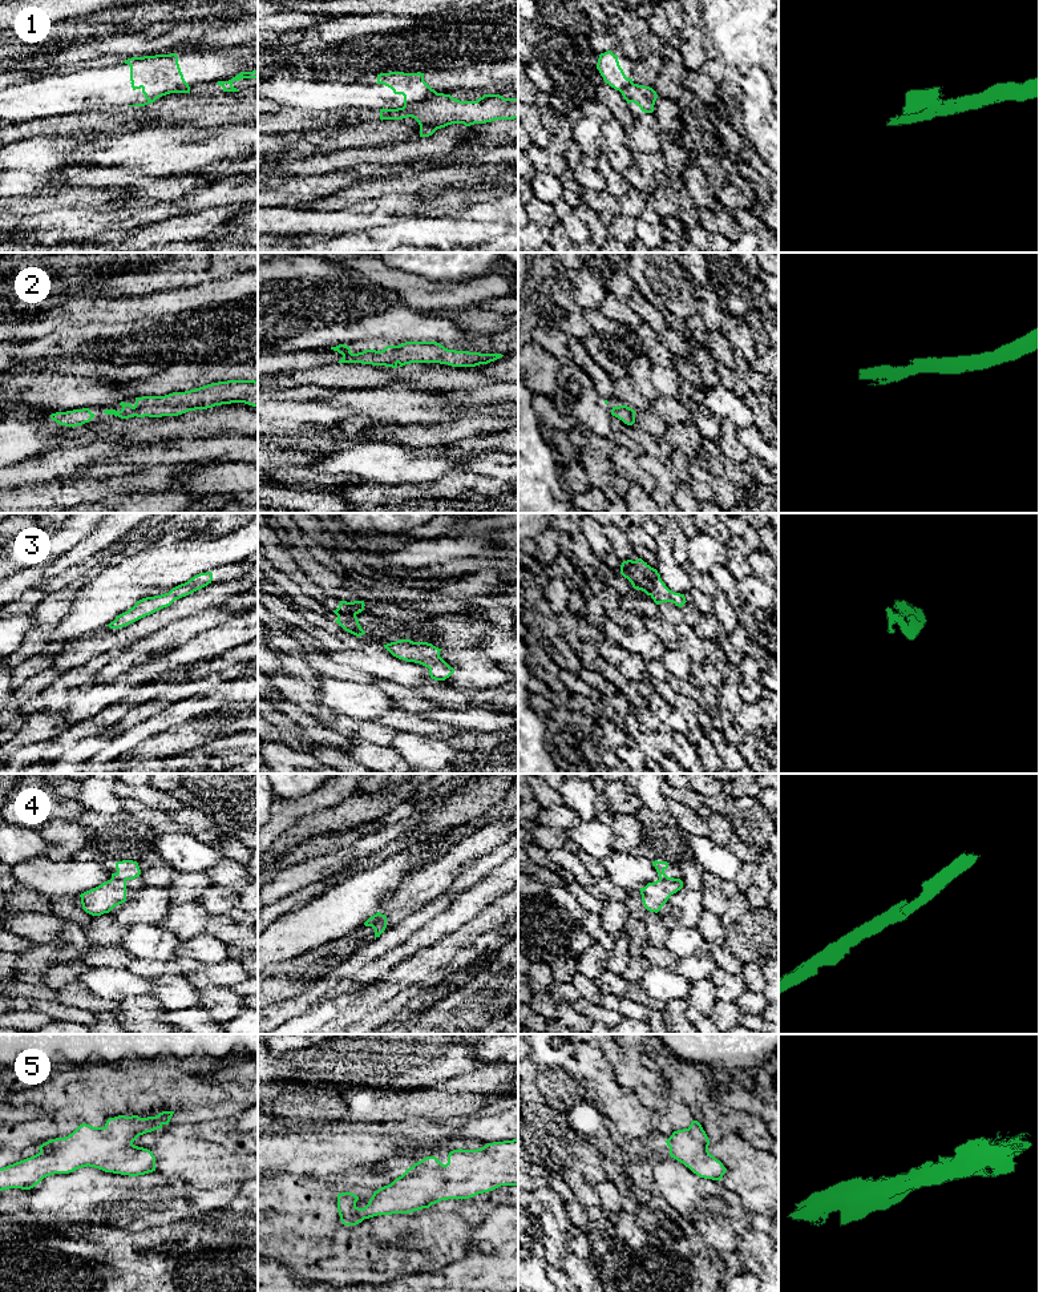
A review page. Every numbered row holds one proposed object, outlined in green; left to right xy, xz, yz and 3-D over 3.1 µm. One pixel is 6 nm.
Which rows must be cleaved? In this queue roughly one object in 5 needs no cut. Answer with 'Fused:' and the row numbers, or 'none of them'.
Fused: 1, 4

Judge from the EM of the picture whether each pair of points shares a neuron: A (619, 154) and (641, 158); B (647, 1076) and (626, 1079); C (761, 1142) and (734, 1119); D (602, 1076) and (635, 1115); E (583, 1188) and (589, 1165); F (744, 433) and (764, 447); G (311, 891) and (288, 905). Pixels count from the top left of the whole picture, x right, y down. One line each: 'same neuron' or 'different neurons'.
A: different neurons
B: same neuron
C: same neuron
D: same neuron
E: different neurons
F: same neuron
G: same neuron

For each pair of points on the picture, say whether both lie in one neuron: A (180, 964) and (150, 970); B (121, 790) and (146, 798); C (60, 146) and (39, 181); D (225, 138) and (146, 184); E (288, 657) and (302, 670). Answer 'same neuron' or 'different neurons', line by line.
A: same neuron
B: same neuron
C: same neuron
D: different neurons
E: same neuron

